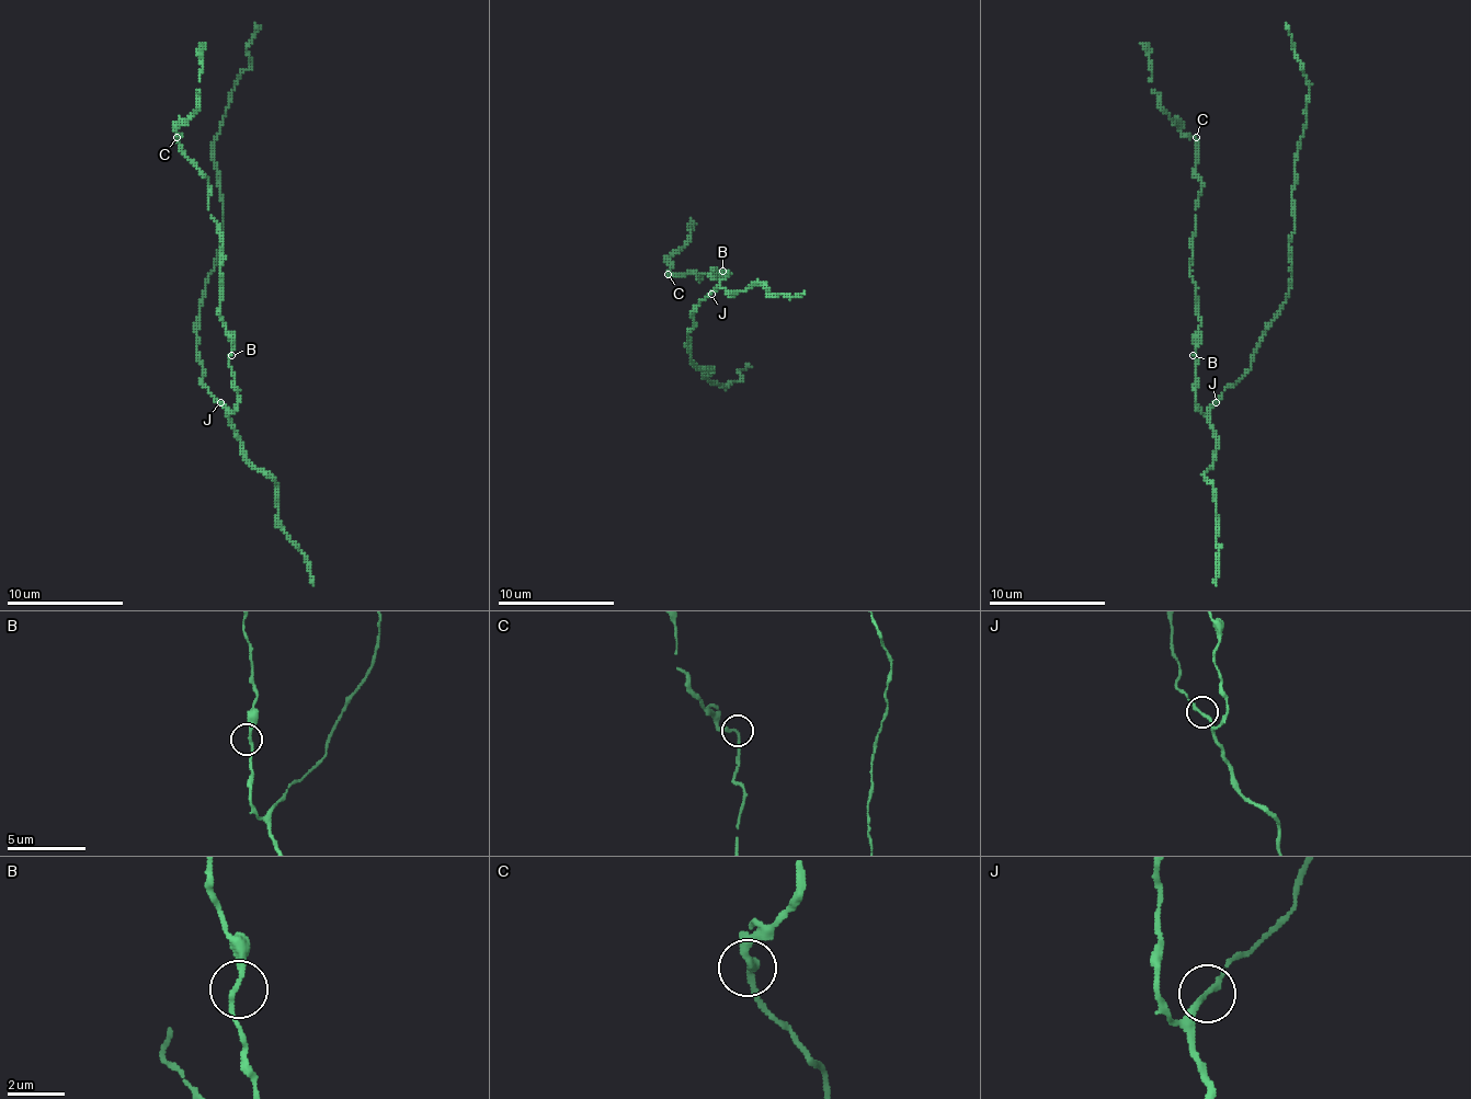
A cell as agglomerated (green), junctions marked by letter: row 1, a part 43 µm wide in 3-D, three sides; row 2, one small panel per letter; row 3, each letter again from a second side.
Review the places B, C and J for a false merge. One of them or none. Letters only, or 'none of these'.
none of these

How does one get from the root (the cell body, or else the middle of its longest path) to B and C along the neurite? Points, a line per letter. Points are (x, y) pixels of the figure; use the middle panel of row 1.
B: (711, 292), (729, 274), (720, 274), (722, 271)
C: (711, 292), (729, 274), (714, 279), (711, 267), (714, 271), (699, 274), (699, 279), (694, 274), (668, 274)

